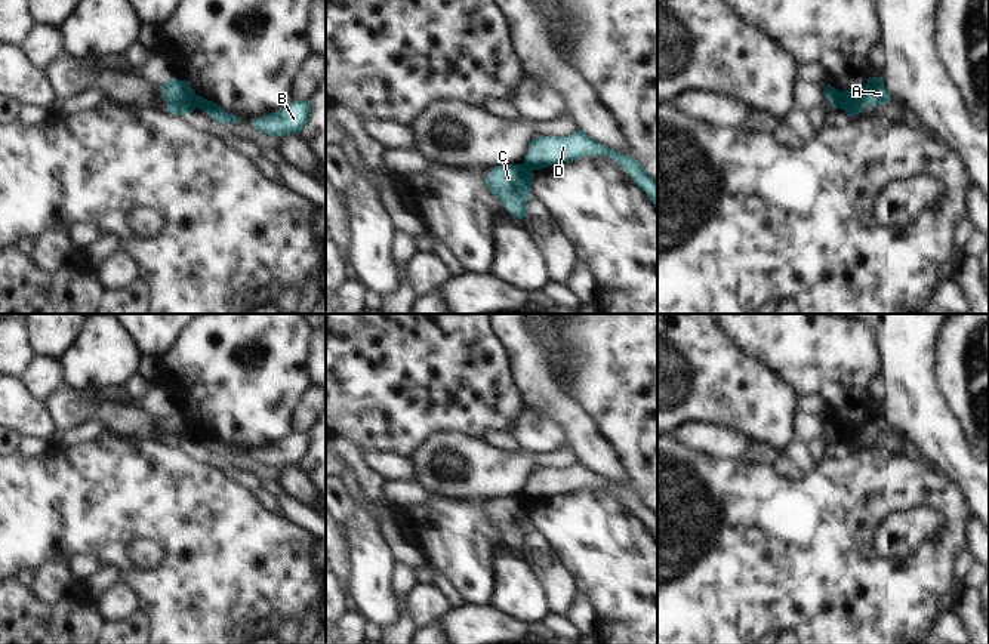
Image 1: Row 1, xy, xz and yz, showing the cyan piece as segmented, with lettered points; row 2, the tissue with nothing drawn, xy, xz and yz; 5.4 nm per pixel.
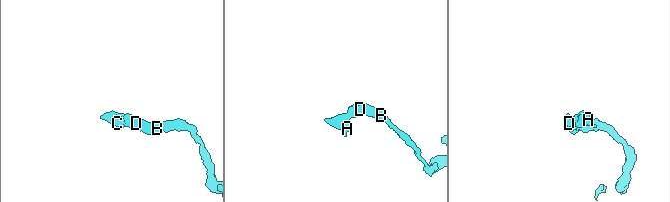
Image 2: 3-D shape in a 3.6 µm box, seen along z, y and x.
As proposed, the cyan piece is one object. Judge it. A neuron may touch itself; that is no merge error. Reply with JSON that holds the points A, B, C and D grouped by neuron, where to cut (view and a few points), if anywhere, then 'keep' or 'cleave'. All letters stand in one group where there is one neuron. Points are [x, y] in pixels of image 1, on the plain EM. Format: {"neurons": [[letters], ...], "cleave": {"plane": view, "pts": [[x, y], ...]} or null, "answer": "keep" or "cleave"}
{"neurons": [["A", "C"], ["B", "D"]], "cleave": {"plane": "yz", "pts": [[838, 424], [841, 430], [840, 438]]}, "answer": "cleave"}

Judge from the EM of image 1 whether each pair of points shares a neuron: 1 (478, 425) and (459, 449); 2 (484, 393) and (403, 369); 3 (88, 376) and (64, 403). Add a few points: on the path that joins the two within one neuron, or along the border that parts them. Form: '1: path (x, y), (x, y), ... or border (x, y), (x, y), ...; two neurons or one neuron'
1: border (436, 435), (458, 433), (483, 440); two neurons
2: path (464, 382), (458, 378), (433, 378), (424, 369); one neuron
3: border (65, 385), (73, 390), (94, 391); two neurons

